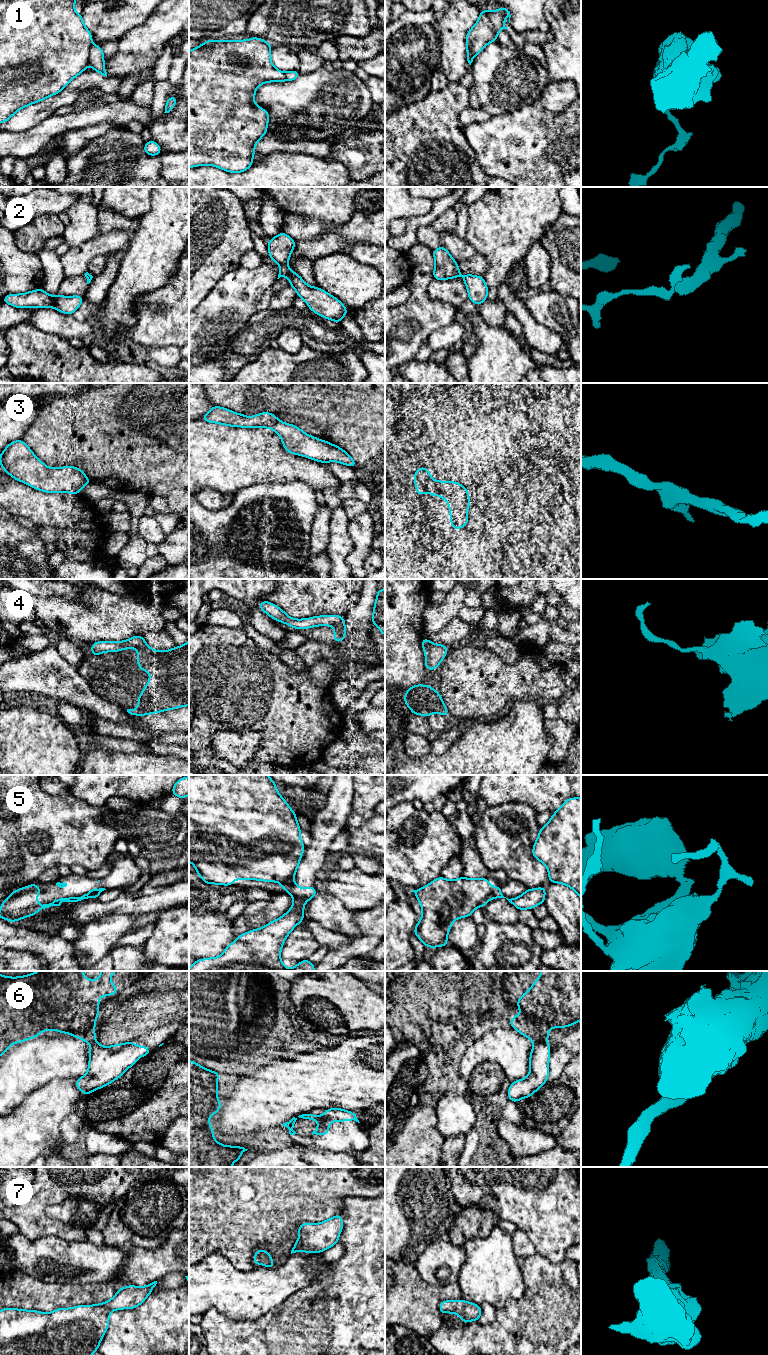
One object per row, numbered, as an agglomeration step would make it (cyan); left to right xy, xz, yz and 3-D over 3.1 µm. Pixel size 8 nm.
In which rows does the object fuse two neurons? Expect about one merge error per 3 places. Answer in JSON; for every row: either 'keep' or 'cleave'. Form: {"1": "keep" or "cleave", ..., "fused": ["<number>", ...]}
{"1": "cleave", "2": "cleave", "3": "keep", "4": "cleave", "5": "cleave", "6": "cleave", "7": "keep", "fused": ["1", "2", "4", "5", "6"]}

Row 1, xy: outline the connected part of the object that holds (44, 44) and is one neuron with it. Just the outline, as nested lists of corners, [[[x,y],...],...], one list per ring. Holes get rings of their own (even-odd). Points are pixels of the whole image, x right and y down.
[[[0,0],[0,123],[17,111],[58,94],[89,63],[92,34],[74,10],[77,0]]]

